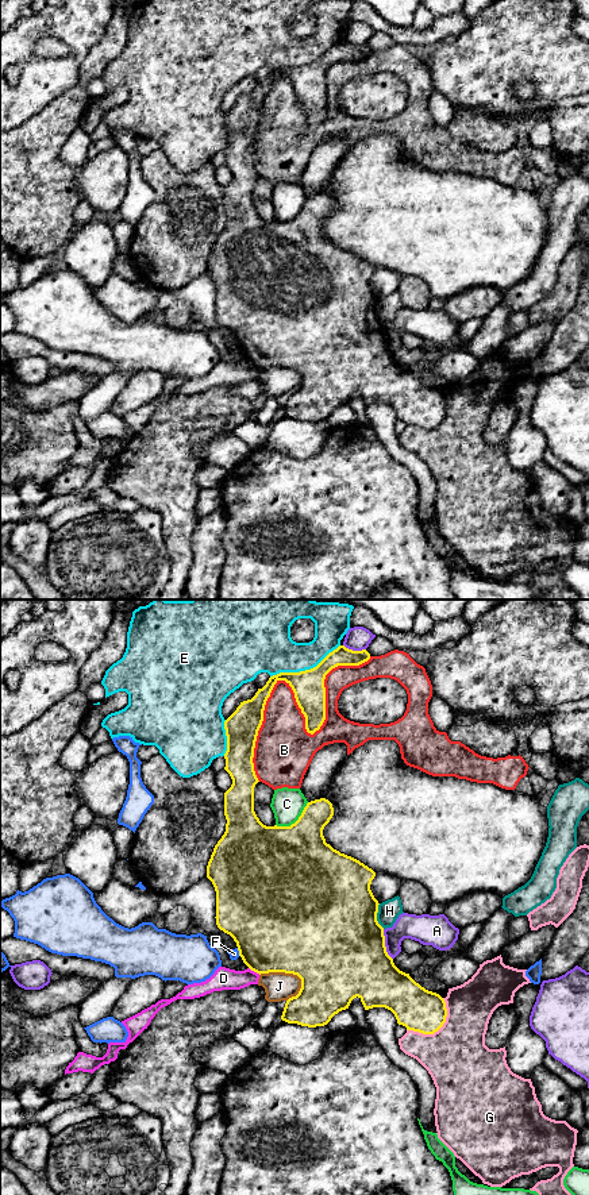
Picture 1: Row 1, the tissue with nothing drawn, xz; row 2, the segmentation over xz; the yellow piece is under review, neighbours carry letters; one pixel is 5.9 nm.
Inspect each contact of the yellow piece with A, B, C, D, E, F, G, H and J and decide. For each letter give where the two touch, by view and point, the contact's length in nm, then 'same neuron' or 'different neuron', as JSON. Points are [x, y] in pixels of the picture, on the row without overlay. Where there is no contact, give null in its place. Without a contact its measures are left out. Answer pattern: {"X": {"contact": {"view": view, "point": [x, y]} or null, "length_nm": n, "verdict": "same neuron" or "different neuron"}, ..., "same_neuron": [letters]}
{"A": {"contact": {"view": "xz", "point": [384, 339]}, "length_nm": 190, "verdict": "different neuron"}, "B": {"contact": {"view": "xz", "point": [300, 103]}, "length_nm": 1000, "verdict": "different neuron"}, "C": {"contact": {"view": "xz", "point": [296, 216]}, "length_nm": 240, "verdict": "different neuron"}, "D": {"contact": {"view": "xz", "point": [254, 366]}, "length_nm": 80, "verdict": "different neuron"}, "E": {"contact": {"view": "xz", "point": [305, 65]}, "length_nm": 460, "verdict": "different neuron"}, "F": {"contact": {"view": "xz", "point": [239, 347]}, "length_nm": 50, "verdict": "different neuron"}, "G": {"contact": {"view": "xz", "point": [437, 426]}, "length_nm": 300, "verdict": "different neuron"}, "H": {"contact": {"view": "xz", "point": [376, 311]}, "length_nm": 160, "verdict": "different neuron"}, "J": {"contact": {"view": "xz", "point": [284, 366]}, "length_nm": 260, "verdict": "different neuron"}, "same_neuron": []}

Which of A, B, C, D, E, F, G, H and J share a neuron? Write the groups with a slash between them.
A / B / C / D / E / F / G / H / J

